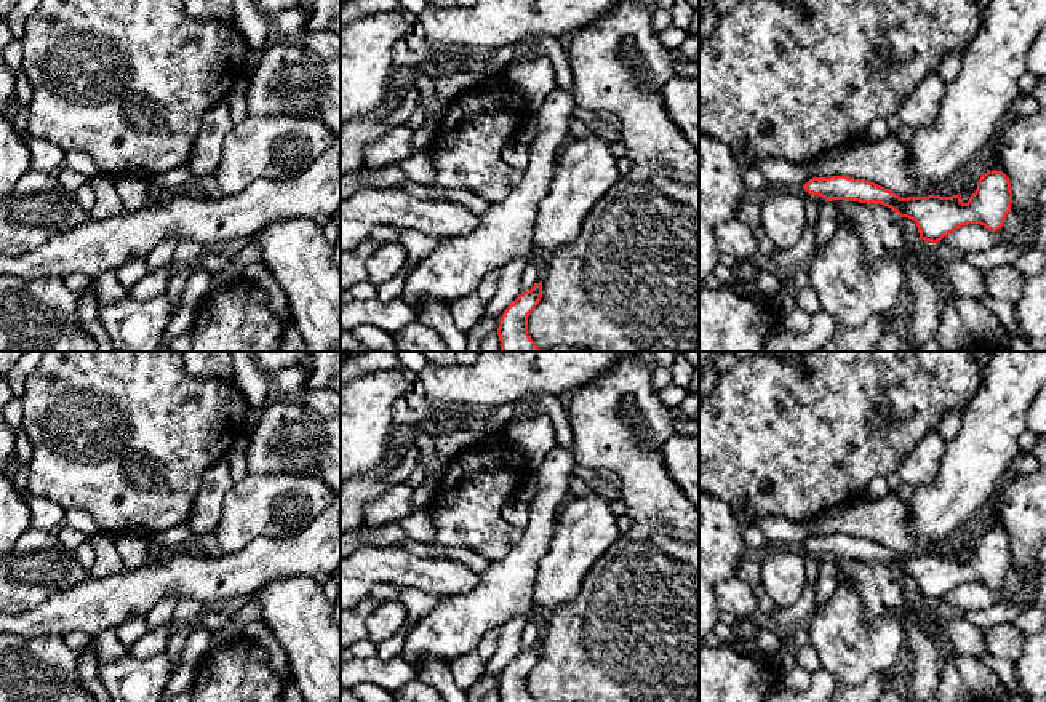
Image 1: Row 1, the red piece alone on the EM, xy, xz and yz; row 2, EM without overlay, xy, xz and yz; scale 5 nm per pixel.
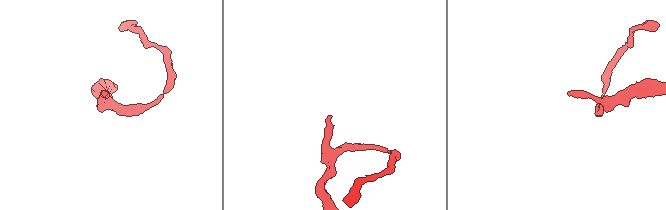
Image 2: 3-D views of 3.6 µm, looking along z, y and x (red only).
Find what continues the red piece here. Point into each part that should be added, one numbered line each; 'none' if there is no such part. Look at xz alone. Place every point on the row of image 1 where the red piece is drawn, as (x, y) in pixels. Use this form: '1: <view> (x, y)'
none

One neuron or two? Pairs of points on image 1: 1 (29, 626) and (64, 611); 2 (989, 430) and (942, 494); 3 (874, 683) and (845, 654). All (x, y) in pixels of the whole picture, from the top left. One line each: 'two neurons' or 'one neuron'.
1: one neuron
2: one neuron
3: two neurons

